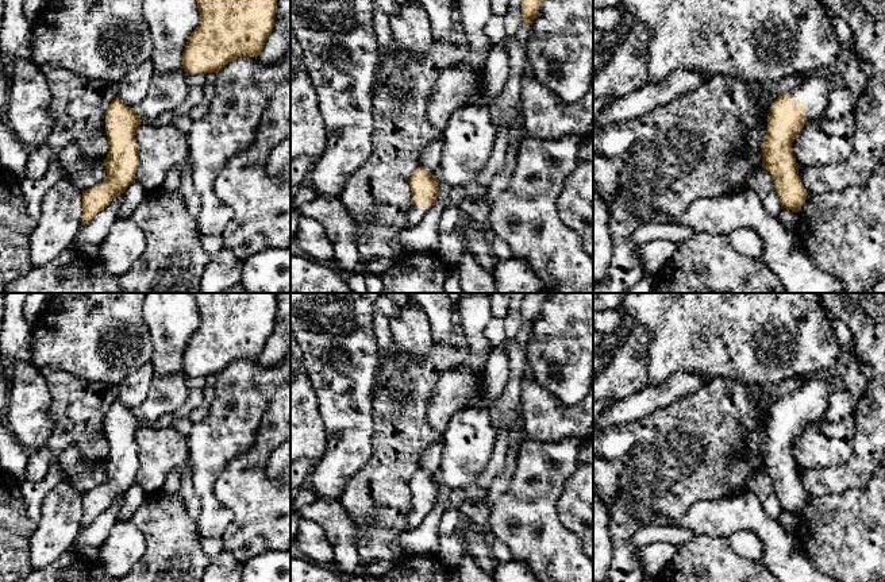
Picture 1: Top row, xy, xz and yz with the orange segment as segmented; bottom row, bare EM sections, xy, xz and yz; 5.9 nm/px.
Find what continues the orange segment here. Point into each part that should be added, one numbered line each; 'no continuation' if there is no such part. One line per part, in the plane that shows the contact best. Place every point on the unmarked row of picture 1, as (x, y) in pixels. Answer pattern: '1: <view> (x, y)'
1: yz (814, 393)

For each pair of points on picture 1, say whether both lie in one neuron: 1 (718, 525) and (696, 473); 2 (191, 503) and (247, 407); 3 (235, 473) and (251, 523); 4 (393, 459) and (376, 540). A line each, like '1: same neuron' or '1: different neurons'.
1: different neurons
2: different neurons
3: same neuron
4: same neuron

